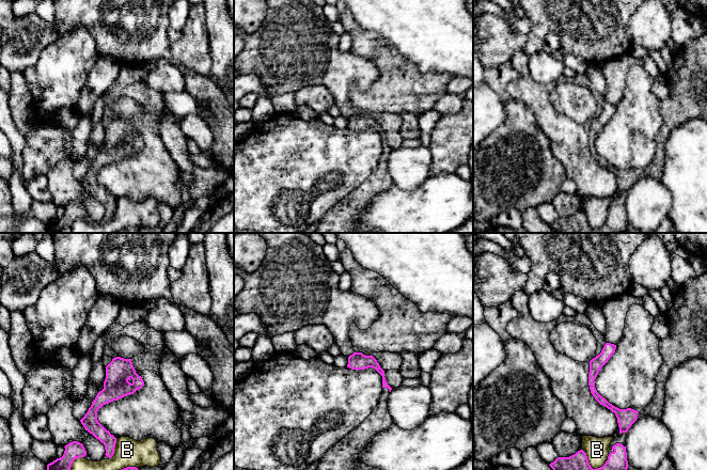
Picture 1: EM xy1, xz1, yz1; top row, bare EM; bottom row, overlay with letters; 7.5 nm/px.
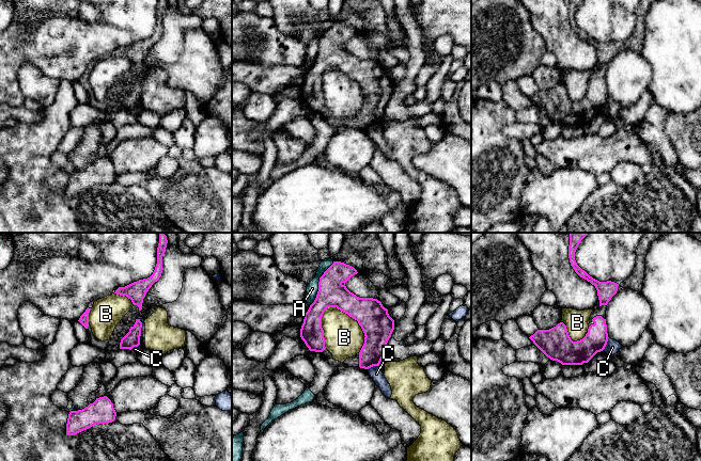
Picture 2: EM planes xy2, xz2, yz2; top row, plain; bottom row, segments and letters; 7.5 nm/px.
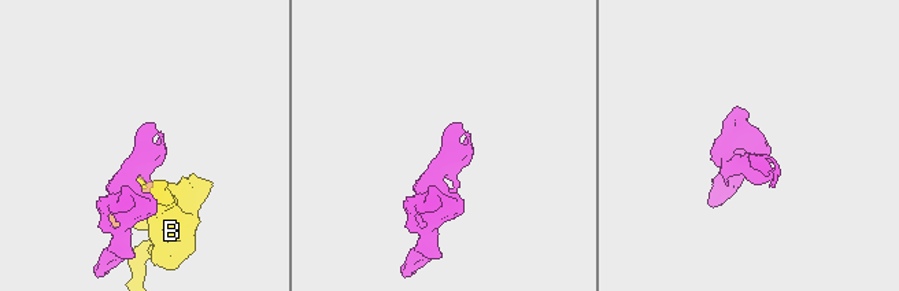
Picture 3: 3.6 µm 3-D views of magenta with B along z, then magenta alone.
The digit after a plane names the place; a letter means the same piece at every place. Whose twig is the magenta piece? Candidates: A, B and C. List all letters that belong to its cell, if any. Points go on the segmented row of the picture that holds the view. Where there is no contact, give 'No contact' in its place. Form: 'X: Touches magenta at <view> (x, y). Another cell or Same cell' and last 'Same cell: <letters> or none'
A: Touches magenta at xz2 (318, 282). Another cell
B: Touches magenta at xz2 (358, 322). Another cell
C: Touches magenta at xz2 (372, 366). Another cell
Same cell: none

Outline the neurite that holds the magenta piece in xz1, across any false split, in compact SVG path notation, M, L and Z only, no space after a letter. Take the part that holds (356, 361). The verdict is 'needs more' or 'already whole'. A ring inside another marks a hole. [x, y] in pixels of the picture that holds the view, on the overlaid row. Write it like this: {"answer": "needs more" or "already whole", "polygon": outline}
{"answer": "needs more", "polygon": "M355 351L348 357L347 367L375 369L382 376L382 393L371 414L321 457L316 470L380 470L361 463L358 456L380 432L394 424L387 404L392 388L386 380L384 371L372 355Z"}

